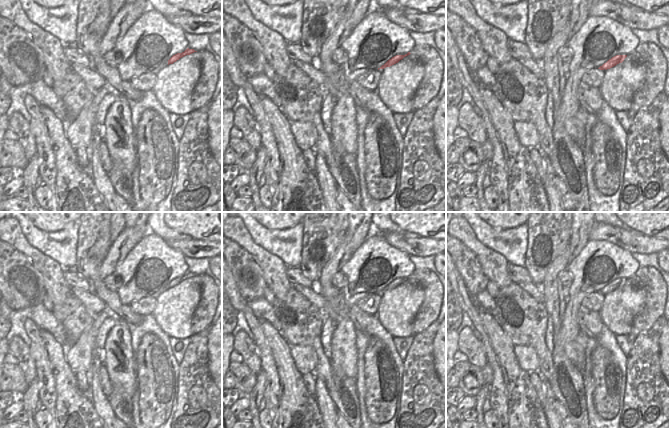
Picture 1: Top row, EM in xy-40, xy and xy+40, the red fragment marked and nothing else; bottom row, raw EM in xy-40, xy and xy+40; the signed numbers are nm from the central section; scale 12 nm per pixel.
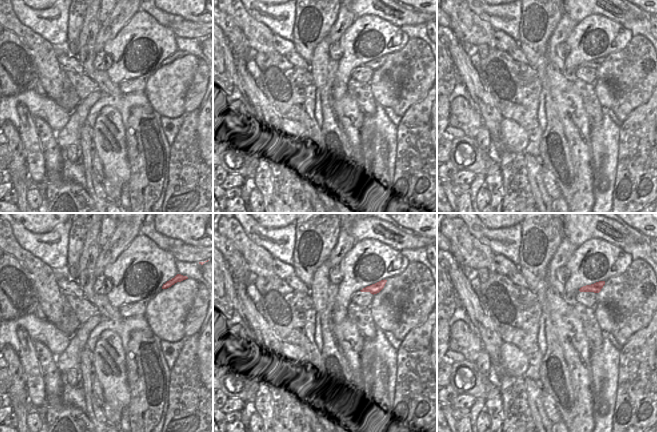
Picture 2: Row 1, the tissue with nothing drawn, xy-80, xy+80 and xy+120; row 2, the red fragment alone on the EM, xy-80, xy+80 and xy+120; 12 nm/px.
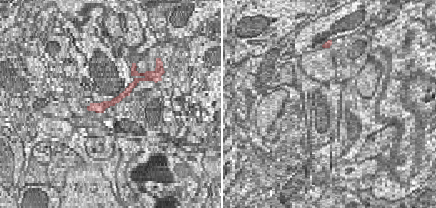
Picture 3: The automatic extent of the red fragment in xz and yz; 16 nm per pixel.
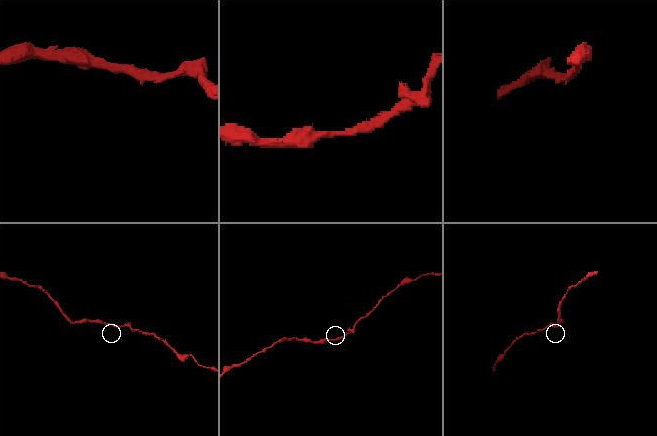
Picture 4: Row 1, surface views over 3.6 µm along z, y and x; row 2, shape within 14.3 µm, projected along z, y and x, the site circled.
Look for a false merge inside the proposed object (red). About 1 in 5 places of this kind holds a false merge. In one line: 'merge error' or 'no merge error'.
no merge error

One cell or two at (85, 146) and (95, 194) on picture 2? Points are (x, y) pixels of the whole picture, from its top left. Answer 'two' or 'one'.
one

